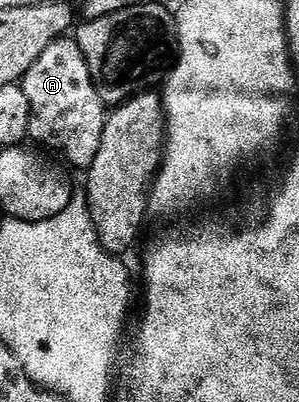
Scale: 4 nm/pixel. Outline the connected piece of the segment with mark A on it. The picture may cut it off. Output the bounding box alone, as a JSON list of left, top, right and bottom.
[20,38,108,169]

